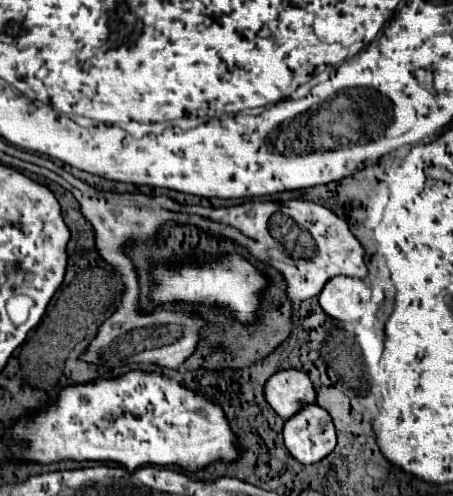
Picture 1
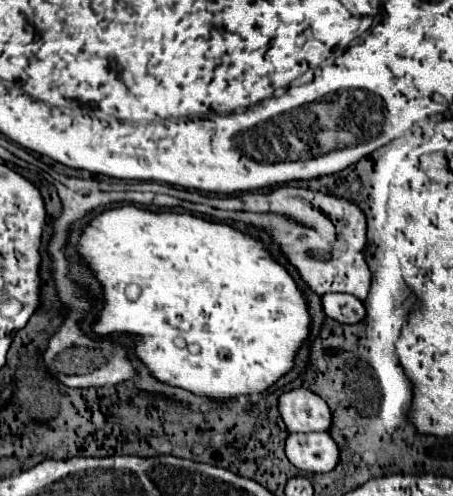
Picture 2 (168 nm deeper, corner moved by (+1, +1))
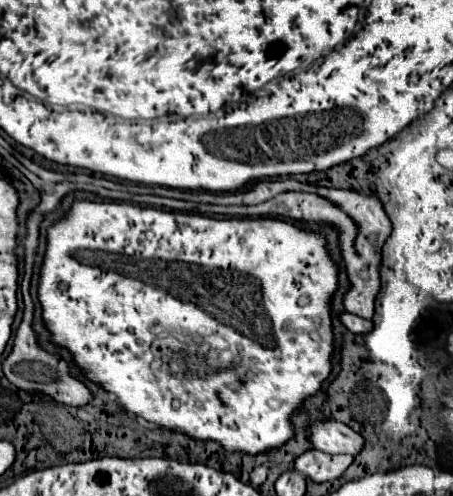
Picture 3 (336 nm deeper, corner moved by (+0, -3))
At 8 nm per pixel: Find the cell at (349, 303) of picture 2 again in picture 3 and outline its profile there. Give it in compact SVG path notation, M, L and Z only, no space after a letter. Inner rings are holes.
M342 313L340 319L342 319L342 323L346 325L346 329L352 331L352 333L368 333L370 329L374 329L374 323L372 323L372 321L366 321L366 319L358 317L358 315Z

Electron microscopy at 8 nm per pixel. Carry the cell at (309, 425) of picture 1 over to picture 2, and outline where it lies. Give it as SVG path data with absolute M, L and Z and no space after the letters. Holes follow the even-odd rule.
M291 433L285 455L301 471L325 473L337 465L339 449L329 433Z

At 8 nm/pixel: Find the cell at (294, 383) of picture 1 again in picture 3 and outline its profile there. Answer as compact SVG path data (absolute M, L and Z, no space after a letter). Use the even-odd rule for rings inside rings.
M318 421L310 429L310 441L314 449L338 455L338 453L348 453L356 455L362 451L362 435L358 435L354 429L350 429L344 423L338 421Z

